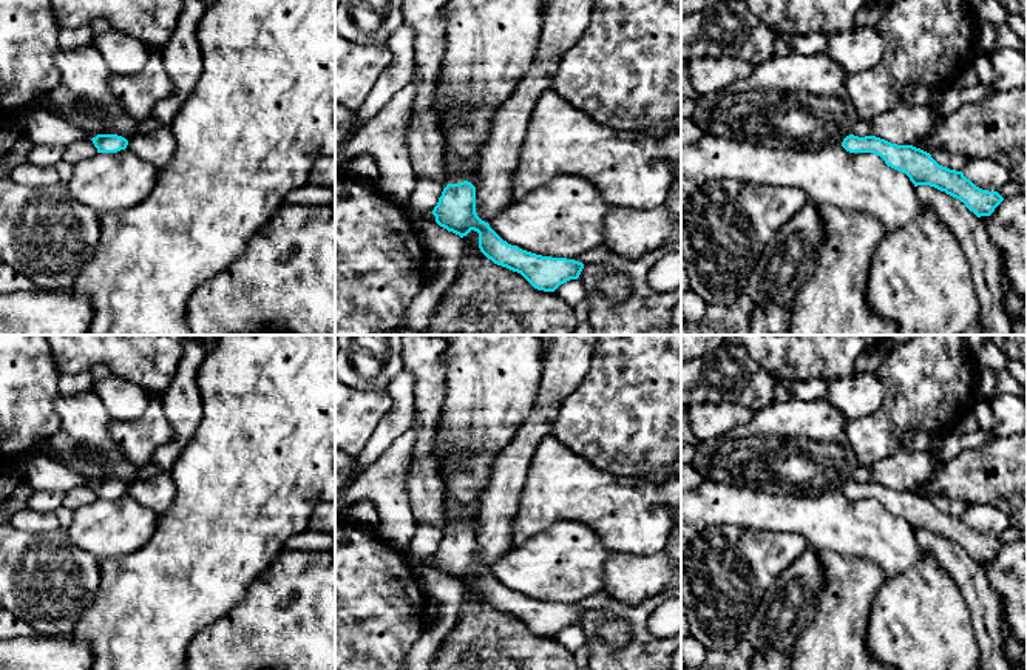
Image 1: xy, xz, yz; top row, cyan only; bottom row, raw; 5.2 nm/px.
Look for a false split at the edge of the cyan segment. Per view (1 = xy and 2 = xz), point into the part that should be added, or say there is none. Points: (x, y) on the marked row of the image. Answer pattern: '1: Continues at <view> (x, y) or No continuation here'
1: No continuation here
2: No continuation here

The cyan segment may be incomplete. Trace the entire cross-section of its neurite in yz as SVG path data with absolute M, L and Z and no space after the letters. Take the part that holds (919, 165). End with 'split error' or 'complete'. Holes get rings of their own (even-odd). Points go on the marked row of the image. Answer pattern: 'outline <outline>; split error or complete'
outline M849 134L842 147L849 153L874 153L885 164L905 173L917 185L930 185L959 199L978 218L990 216L1004 201L998 191L976 187L962 171L939 165L930 153L913 145L897 145L876 136L859 137Z; complete

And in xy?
outline M97 134L91 140L97 148L97 153L117 153L128 145L128 140L117 134Z; complete

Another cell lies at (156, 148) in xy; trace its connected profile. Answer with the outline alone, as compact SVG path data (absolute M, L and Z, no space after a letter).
M162 125L151 133L133 136L127 148L139 159L159 170L173 157L176 140L170 127Z

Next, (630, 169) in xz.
M553 88L537 99L528 122L513 198L524 199L558 176L590 181L605 202L624 208L667 205L681 133L655 136L599 124Z

